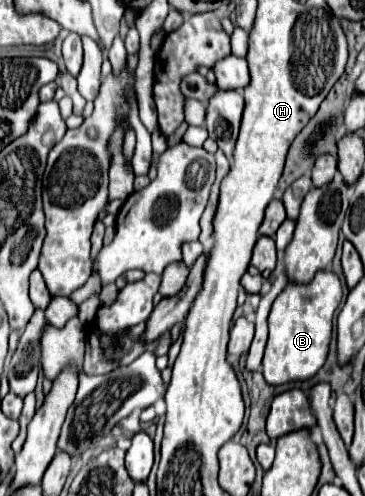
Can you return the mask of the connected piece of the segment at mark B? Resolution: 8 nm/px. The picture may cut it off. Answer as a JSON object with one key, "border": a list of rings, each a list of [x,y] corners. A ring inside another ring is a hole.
{"border":[[[332,270],[316,272],[308,284],[288,282],[288,286],[274,300],[268,318],[270,336],[262,360],[262,372],[268,384],[278,386],[292,380],[306,380],[322,368],[332,338],[332,318],[340,300],[342,282]]]}

